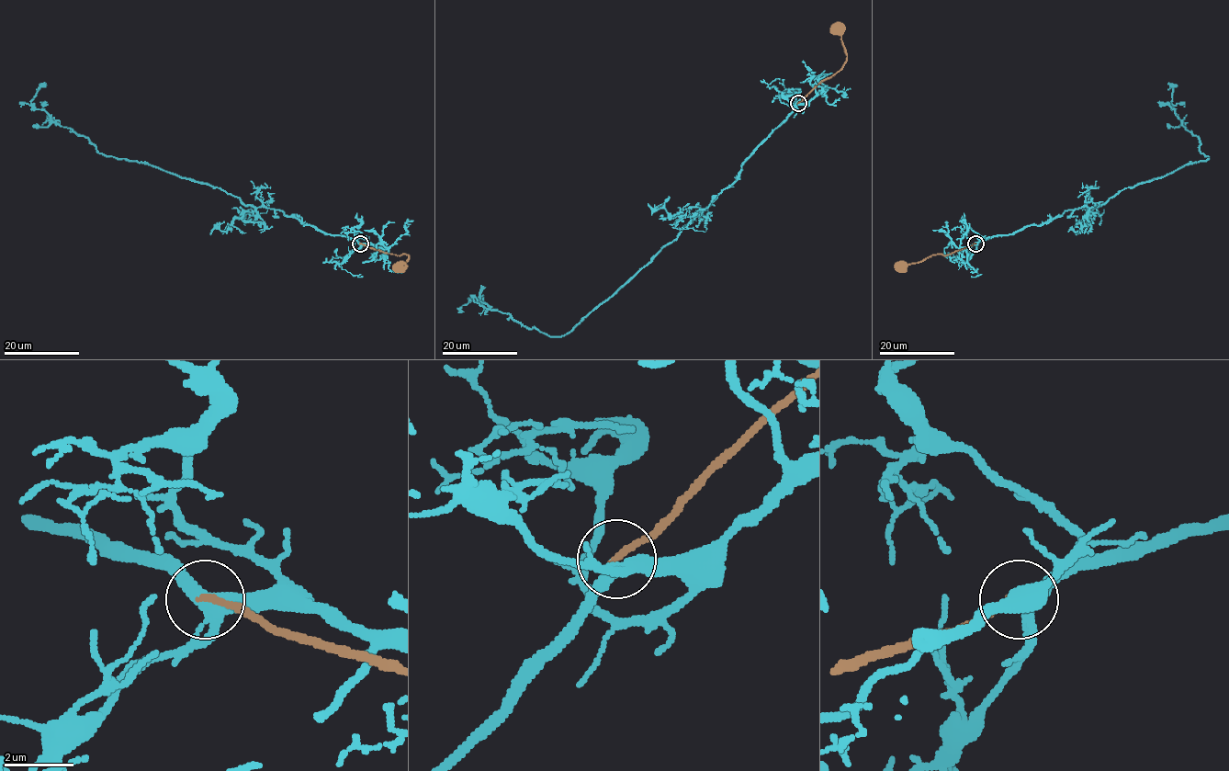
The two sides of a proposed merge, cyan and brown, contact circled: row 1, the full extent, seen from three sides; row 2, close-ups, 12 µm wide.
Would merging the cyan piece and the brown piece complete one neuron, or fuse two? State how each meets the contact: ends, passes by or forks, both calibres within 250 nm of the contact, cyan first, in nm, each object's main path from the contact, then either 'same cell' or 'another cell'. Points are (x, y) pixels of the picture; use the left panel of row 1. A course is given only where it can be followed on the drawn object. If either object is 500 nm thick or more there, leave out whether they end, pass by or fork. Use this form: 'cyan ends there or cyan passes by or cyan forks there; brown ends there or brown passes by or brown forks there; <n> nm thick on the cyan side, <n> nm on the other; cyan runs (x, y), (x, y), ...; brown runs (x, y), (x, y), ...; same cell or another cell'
cyan forks there; brown ends there; 300 nm thick on the cyan side, 190 nm on the other; cyan runs (360, 243), (281, 211), (245, 205), (219, 187), (102, 154), (87, 138), (35, 107), (30, 101), (46, 83); brown runs (360, 243), (386, 254), (408, 255), (409, 258), (400, 268); same cell

